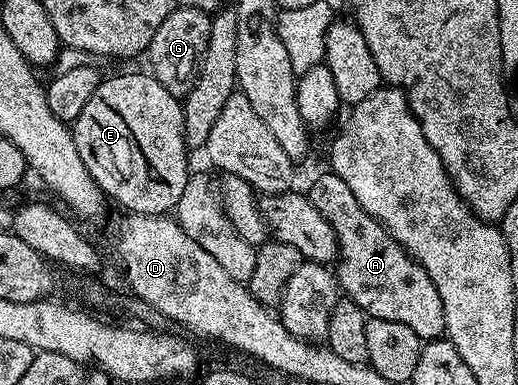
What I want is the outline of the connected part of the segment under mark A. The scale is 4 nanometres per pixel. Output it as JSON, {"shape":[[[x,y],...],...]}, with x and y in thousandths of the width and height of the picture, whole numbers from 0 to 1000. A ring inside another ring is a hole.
{"shape":[[[625,442],[600,478],[597,506],[604,535],[620,545],[620,566],[643,587],[651,608],[651,725],[660,766],[680,779],[710,826],[743,836],[774,836],[797,868],[822,888],[849,881],[861,865],[859,805],[836,722],[788,660],[768,629],[703,545],[697,525],[681,514],[681,494],[651,462],[651,452]]]}

